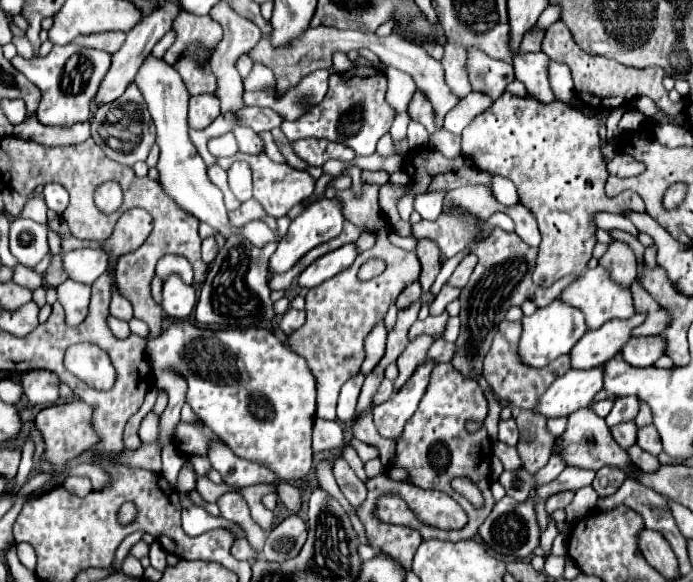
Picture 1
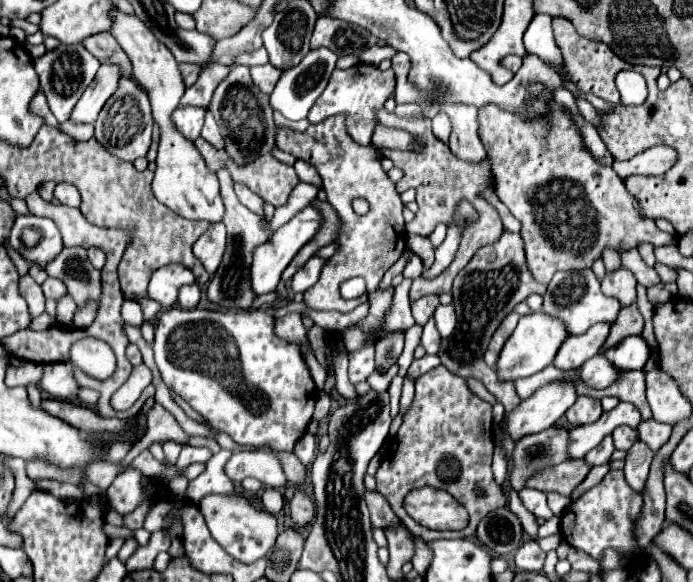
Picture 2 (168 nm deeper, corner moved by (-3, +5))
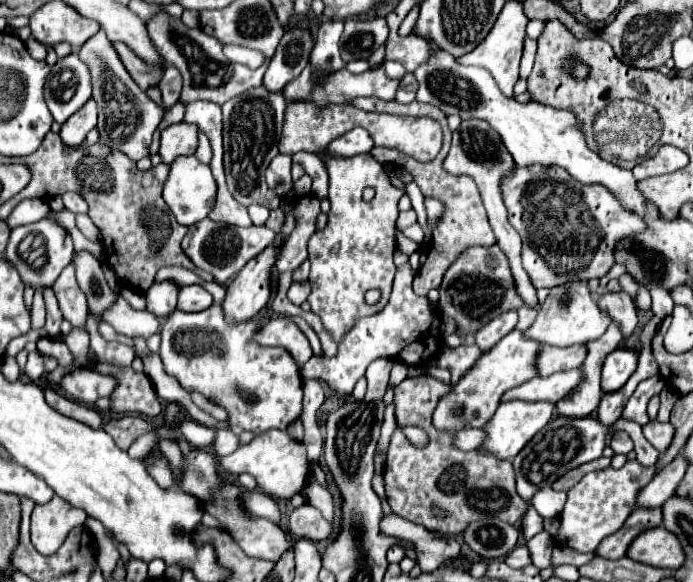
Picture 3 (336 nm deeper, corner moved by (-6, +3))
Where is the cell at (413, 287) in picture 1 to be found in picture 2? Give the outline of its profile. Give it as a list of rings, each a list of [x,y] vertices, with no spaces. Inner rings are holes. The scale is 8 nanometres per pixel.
[[[412,254],[410,262],[408,262],[406,268],[404,268],[404,278],[416,280],[416,278],[420,278],[422,274],[424,274],[424,264],[422,264],[422,260],[420,260],[416,254]]]

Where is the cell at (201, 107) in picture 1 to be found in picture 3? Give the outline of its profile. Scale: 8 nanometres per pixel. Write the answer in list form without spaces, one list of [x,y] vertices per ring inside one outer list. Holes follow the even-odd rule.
[[[179,122],[179,124],[171,124],[169,128],[161,132],[159,156],[161,156],[161,162],[167,166],[171,166],[173,160],[179,156],[195,154],[195,148],[197,148],[197,126],[195,124]]]

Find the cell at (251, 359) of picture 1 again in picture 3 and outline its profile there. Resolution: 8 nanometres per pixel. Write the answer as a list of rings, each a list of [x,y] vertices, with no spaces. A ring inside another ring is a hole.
[[[213,304],[209,310],[201,310],[197,314],[187,314],[175,310],[165,322],[161,330],[161,360],[169,374],[173,374],[181,386],[189,392],[201,392],[205,398],[215,400],[221,408],[229,412],[229,426],[235,434],[245,430],[253,434],[263,434],[265,430],[277,428],[285,430],[295,418],[299,418],[303,408],[303,386],[297,364],[285,350],[281,348],[265,348],[253,342],[253,334],[259,328],[259,320],[241,322],[237,326],[229,326],[221,314],[221,306]]]

